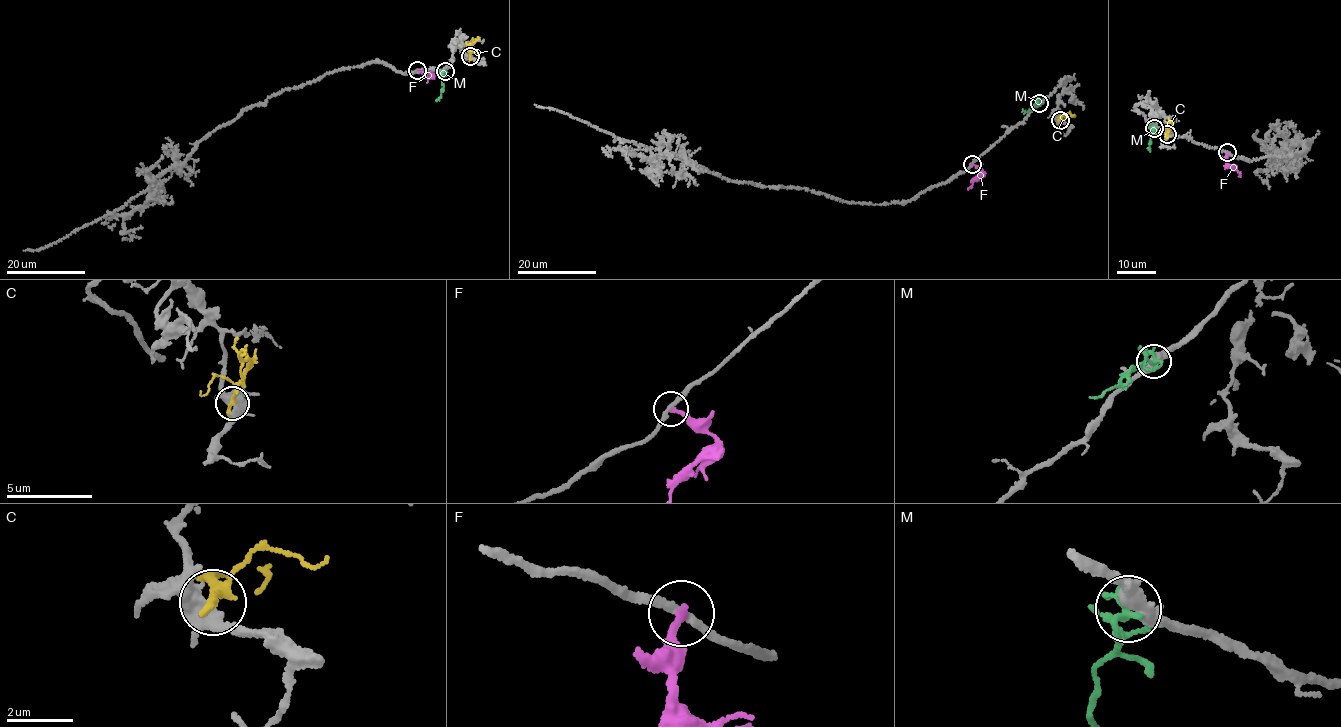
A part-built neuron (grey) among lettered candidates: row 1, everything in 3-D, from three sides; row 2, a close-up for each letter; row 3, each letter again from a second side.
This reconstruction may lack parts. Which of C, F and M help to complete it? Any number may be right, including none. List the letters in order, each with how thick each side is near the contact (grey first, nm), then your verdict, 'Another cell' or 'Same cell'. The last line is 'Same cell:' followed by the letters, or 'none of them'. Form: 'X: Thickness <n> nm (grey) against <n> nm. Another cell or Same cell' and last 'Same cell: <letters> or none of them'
C: Thickness 360 nm (grey) against 260 nm. Another cell
F: Thickness 240 nm (grey) against 240 nm. Another cell
M: Thickness 440 nm (grey) against 170 nm. Another cell
Same cell: none of them

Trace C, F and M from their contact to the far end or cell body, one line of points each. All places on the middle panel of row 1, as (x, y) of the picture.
C: (1060, 120), (1060, 115), (1075, 116)
F: (972, 163), (979, 166), (982, 173), (967, 187)
M: (1039, 104), (1023, 114)

